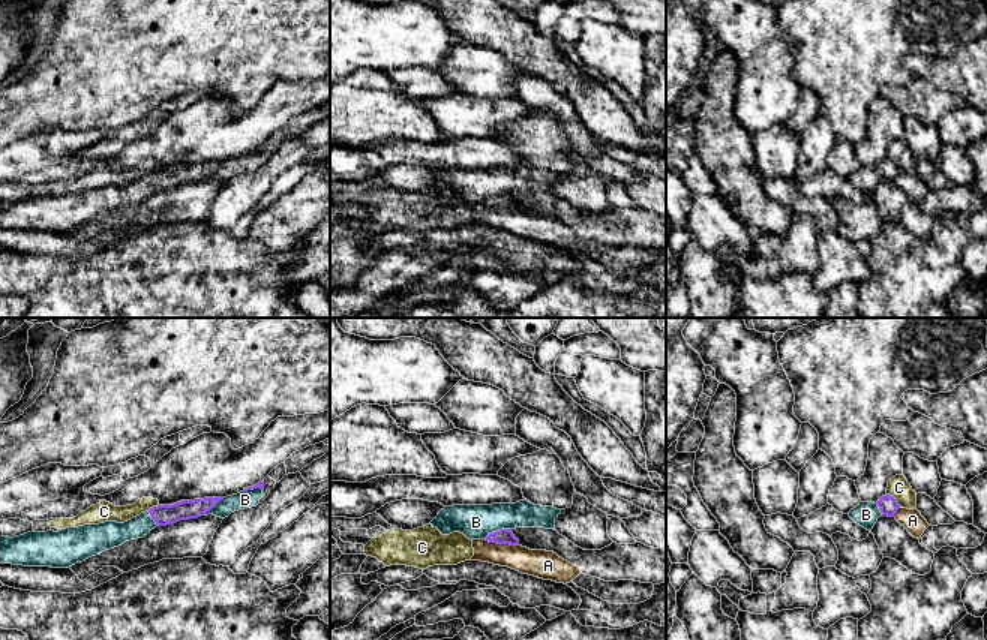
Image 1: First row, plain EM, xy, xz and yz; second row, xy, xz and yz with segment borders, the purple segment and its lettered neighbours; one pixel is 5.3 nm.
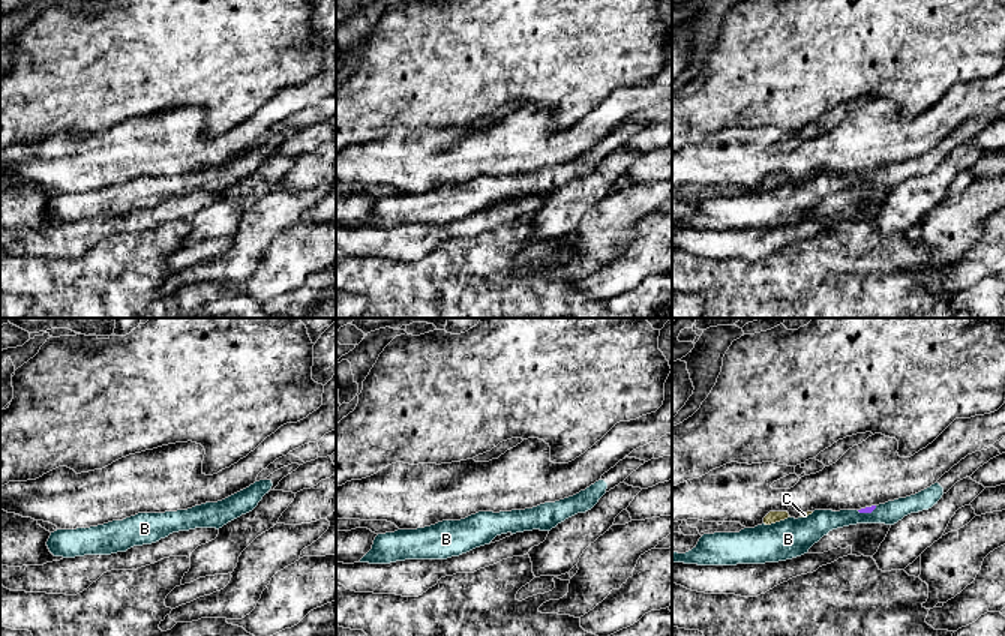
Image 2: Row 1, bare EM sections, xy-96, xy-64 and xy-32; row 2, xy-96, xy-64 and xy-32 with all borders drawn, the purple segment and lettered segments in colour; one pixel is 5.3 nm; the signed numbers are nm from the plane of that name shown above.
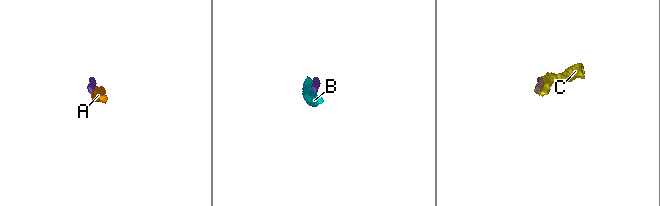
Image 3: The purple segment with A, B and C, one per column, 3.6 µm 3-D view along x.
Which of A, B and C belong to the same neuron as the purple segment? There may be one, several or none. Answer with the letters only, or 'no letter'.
B

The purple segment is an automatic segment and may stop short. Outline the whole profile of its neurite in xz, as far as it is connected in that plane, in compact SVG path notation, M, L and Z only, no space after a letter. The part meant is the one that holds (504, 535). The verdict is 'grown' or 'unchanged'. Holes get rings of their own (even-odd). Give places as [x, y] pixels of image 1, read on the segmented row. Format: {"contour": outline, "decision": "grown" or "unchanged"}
{"contour": "M526 499L516 504L452 505L441 510L429 525L436 528L442 535L460 532L470 540L519 546L519 540L512 532L514 528L544 528L555 531L555 519L560 513L561 510L534 505Z", "decision": "grown"}

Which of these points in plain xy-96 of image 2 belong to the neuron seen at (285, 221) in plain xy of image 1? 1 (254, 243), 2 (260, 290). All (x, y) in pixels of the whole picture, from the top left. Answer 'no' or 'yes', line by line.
1: yes
2: no

